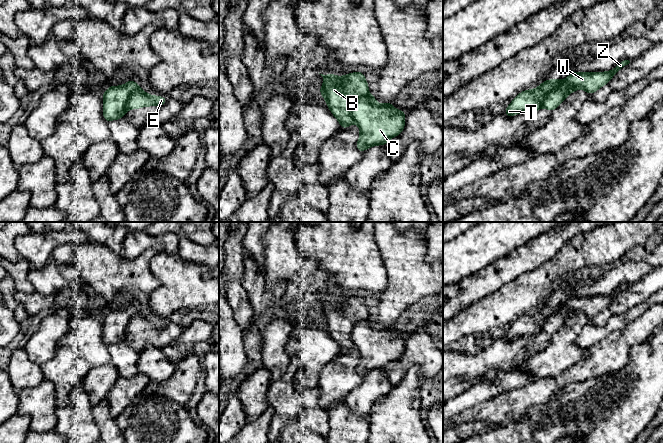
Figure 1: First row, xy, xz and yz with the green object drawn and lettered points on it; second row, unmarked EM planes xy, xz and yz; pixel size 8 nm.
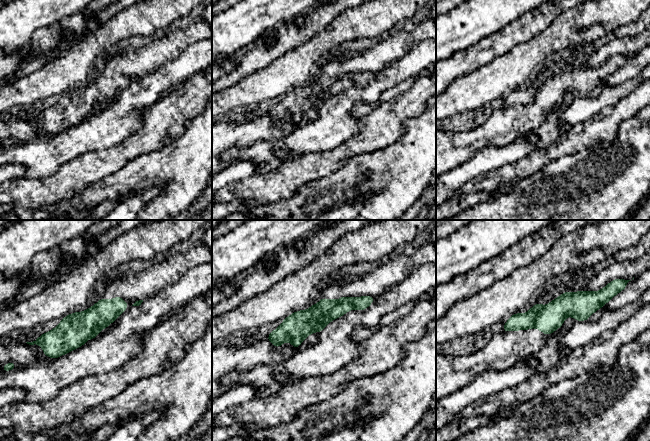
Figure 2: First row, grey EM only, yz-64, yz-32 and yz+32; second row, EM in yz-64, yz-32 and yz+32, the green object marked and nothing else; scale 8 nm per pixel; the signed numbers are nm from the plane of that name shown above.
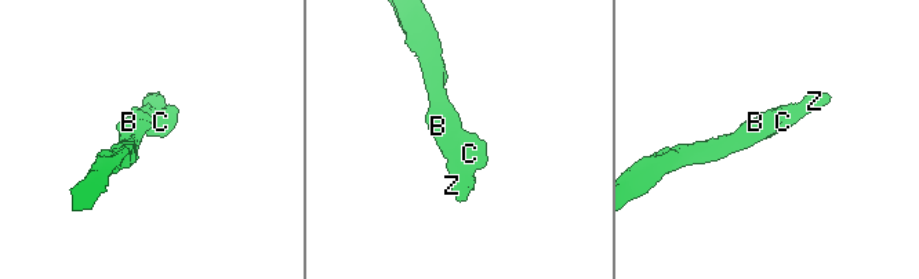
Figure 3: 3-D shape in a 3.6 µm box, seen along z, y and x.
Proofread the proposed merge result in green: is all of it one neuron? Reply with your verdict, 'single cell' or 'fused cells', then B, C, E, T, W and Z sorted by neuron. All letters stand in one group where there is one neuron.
fused cells; B T / C E W Z

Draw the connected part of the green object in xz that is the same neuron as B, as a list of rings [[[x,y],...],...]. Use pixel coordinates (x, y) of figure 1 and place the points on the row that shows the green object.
[[[354,72],[338,77],[330,73],[320,74],[324,83],[319,89],[331,113],[342,129],[352,125],[352,106],[361,97],[370,96],[368,83],[363,72]]]

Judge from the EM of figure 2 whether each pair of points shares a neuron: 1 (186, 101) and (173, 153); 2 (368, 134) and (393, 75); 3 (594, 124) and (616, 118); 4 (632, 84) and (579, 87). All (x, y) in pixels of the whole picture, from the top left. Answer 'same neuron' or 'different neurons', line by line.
1: different neurons
2: different neurons
3: same neuron
4: different neurons

